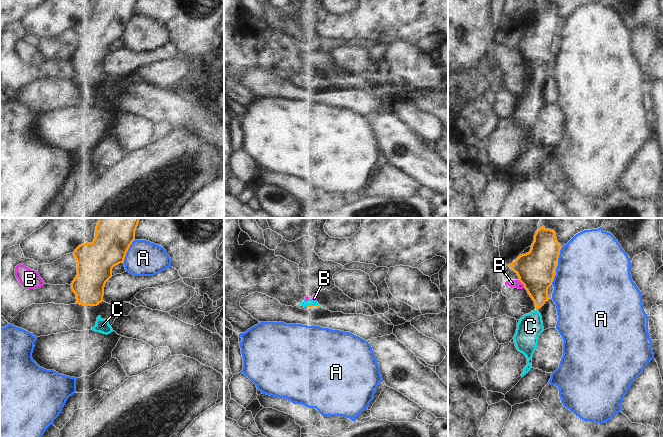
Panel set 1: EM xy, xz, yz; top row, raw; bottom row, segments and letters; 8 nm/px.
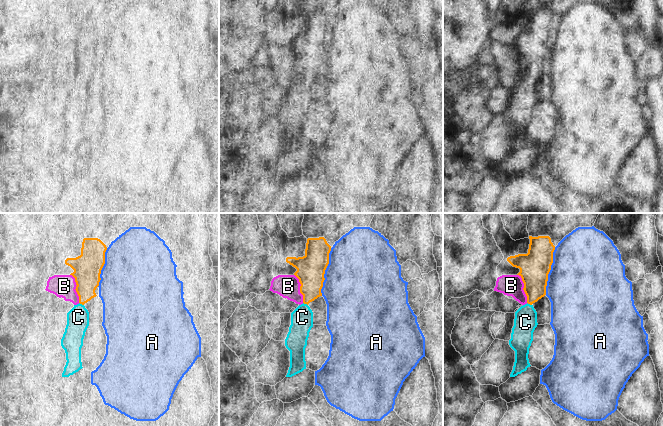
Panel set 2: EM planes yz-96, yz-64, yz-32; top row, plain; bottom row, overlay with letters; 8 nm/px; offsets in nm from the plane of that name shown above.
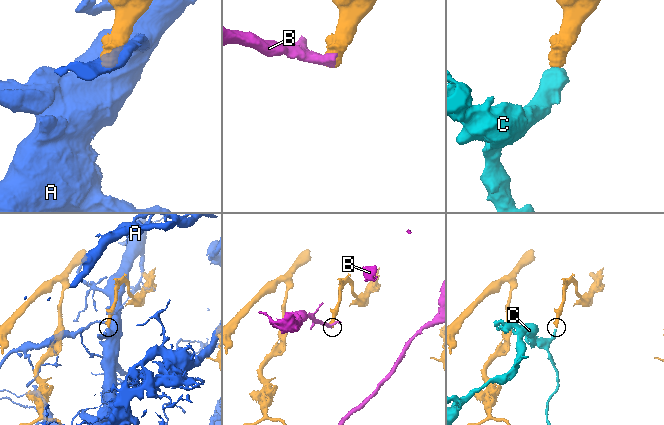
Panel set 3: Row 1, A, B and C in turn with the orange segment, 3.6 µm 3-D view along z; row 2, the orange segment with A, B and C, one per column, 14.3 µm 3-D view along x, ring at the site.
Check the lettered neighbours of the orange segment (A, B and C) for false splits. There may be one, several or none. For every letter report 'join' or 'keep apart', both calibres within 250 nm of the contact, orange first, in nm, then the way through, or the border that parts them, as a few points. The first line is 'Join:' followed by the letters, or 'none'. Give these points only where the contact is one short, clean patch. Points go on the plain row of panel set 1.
Join: C
A: keep apart; 300 nm thick on the orange side, 500 nm on the other
B: keep apart; 300 nm thick on the orange side, 60 nm on the other; border along yz (518, 55), (524, 63)
C: join; 20 nm thick on the orange side, 50 nm on the other; runs through xz (308, 81), (310, 81), (305, 79)

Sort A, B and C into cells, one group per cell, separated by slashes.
A / B / C

